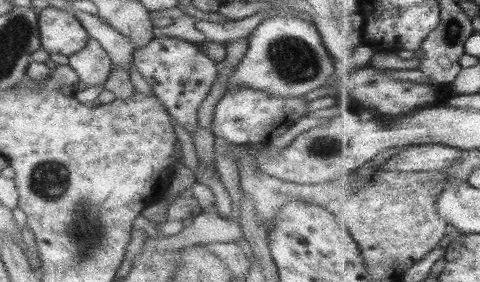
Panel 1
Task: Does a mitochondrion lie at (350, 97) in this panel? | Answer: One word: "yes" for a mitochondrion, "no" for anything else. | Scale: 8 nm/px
no

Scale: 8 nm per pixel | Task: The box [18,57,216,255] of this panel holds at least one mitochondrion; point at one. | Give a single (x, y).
(38, 181)

